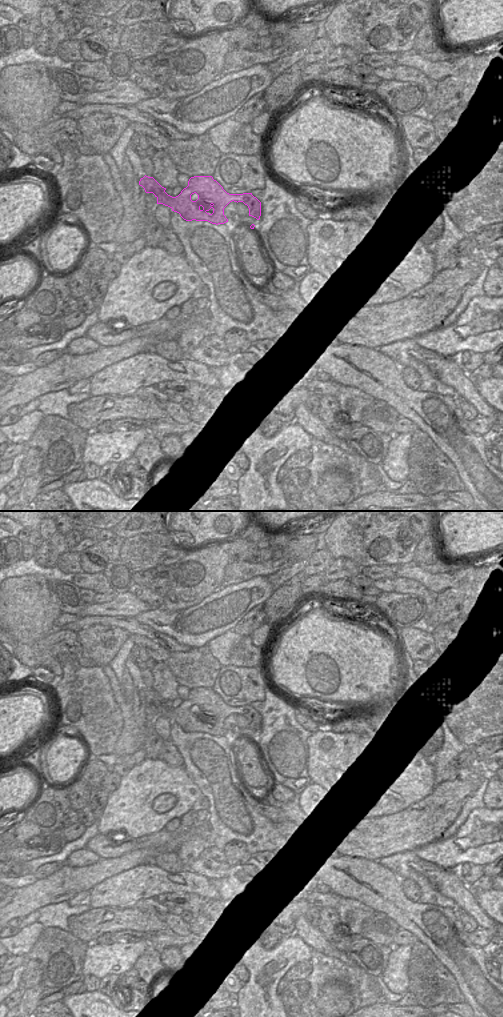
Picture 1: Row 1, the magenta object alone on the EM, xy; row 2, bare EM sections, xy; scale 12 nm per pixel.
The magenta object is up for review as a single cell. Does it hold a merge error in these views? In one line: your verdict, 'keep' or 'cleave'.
cleave

